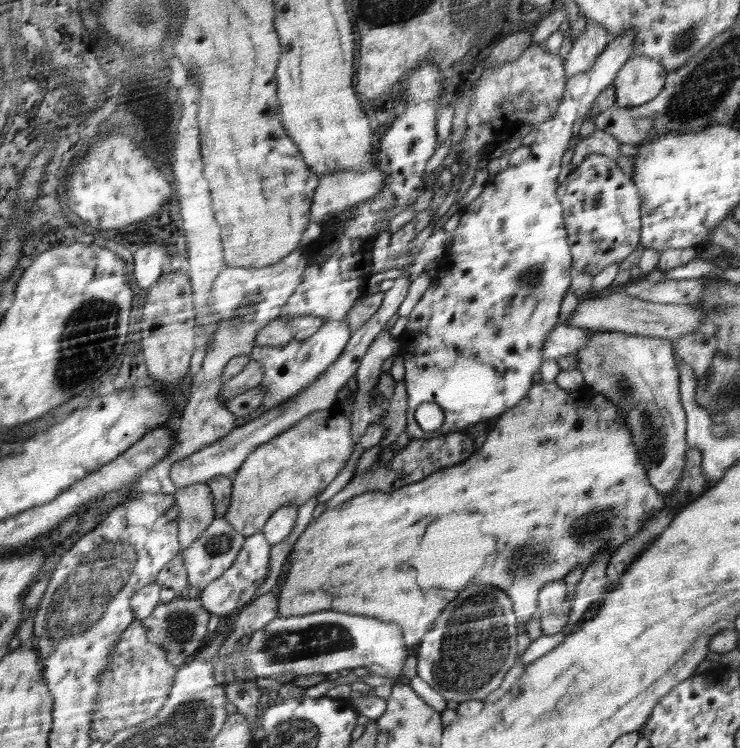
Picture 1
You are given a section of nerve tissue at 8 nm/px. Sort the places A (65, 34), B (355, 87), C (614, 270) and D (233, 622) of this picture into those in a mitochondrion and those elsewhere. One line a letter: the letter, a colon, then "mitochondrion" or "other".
A: other
B: other
C: other
D: other

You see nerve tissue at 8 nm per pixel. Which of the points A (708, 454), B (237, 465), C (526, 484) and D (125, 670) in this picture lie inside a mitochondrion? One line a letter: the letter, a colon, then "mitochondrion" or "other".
A: other
B: other
C: other
D: other

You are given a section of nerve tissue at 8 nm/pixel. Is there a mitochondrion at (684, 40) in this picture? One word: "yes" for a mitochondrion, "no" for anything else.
yes

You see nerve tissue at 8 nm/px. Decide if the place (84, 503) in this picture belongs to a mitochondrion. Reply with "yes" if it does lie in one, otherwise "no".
no

